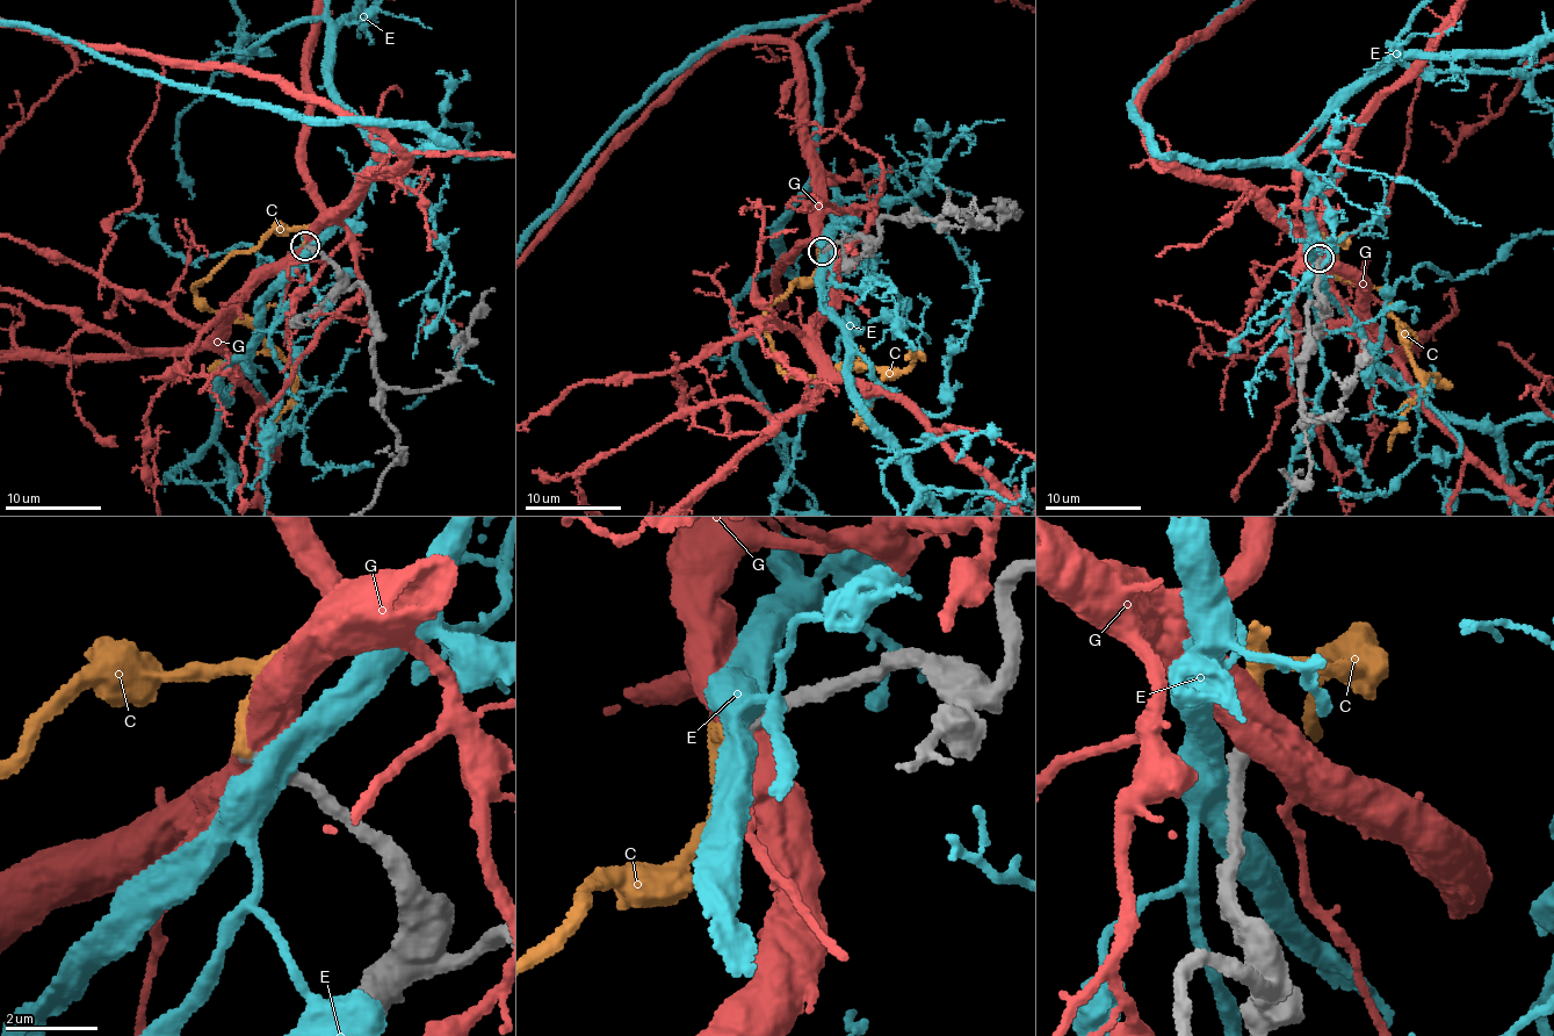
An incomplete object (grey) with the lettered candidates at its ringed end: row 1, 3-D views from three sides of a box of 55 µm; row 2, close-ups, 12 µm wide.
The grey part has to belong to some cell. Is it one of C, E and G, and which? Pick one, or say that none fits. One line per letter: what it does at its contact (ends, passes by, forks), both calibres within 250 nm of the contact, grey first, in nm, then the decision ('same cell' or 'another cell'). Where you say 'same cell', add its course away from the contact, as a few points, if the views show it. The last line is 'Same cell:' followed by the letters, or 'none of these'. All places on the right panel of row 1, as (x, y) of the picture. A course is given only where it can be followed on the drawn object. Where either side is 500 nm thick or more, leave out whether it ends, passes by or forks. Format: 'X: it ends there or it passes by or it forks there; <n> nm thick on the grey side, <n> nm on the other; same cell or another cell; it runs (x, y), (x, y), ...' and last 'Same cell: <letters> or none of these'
C: it ends there; 320 nm thick on the grey side, 280 nm on the other; same cell
E: 400 nm thick on the grey side, 550 nm on the other; another cell
G: 360 nm thick on the grey side, 800 nm on the other; another cell
Same cell: C

